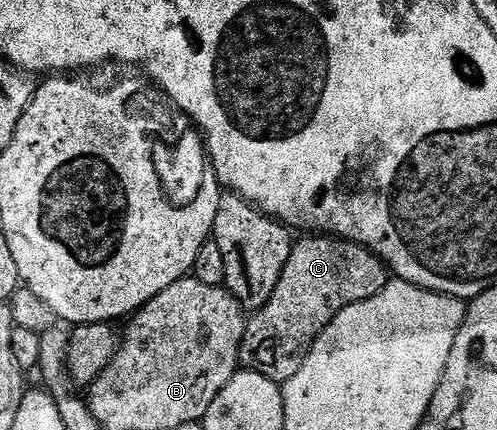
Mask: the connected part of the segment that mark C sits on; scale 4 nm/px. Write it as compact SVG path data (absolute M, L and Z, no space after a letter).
M304 235L293 244L290 259L286 259L286 267L282 271L282 279L278 279L278 287L274 287L274 295L261 309L255 310L247 318L244 327L244 338L240 348L240 365L245 370L266 375L266 379L283 383L298 375L298 367L306 363L306 355L314 347L314 343L326 331L326 327L346 307L359 301L378 295L388 286L389 270L383 261L361 245L353 241L345 241L331 235Z

